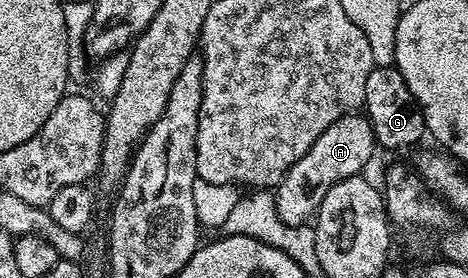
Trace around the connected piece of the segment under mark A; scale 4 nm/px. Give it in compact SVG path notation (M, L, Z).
M349 113L343 115L310 149L304 156L284 174L281 183L274 188L277 213L287 224L293 227L307 224L309 220L319 211L326 193L338 181L349 179L361 174L364 166L372 159L372 150L377 150L378 144L372 132L372 122L368 120L367 114Z

